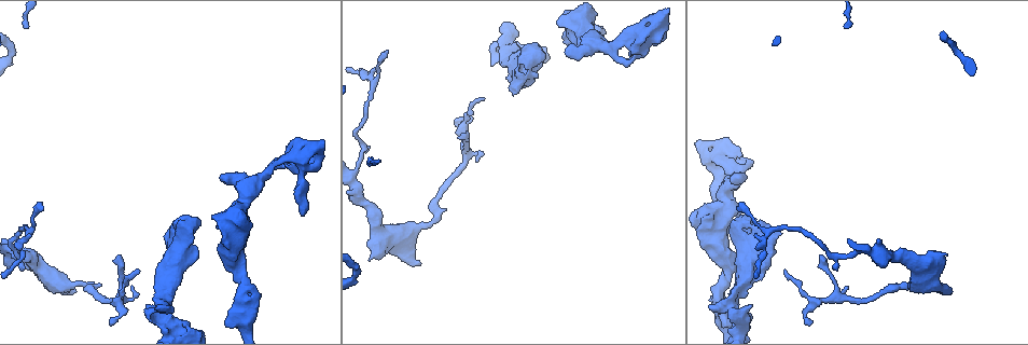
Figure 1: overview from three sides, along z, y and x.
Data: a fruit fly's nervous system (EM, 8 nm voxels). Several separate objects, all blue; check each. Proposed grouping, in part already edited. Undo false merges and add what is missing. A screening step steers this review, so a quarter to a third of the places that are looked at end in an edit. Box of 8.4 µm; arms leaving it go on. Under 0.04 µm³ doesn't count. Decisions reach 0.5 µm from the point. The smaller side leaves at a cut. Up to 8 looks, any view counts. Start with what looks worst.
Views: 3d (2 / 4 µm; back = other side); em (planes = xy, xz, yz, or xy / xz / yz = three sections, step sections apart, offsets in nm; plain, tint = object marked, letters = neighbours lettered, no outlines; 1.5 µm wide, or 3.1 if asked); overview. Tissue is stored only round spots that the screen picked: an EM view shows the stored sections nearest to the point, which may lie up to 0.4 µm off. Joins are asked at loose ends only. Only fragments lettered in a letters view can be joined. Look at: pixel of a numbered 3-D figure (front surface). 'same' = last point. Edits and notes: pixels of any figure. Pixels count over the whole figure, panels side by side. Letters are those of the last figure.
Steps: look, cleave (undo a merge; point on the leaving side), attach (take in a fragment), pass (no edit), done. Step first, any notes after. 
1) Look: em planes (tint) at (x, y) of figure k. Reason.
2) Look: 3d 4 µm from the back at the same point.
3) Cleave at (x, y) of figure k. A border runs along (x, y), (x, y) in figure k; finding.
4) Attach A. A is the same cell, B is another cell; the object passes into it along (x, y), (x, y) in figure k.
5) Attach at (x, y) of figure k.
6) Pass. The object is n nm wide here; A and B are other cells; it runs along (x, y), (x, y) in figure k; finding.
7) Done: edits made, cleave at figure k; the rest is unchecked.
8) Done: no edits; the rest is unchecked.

Look: 3d 2 µm at (148, 306) of figure 1. An open end.

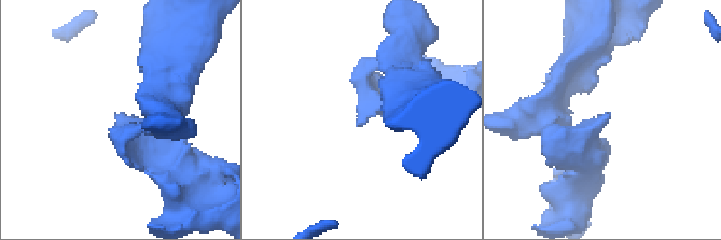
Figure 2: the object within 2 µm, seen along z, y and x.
Look: em planes (letters) at (120, 120) of figure 2. Shape alone is not enough.

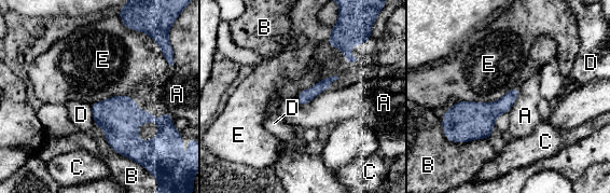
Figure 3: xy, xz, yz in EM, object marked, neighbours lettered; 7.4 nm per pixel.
Pass. A, B, C, D and E are other cells; none of them fits.

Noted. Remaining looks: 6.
Look: em planes (letters) at (303, 215) of figure 1. Free end.

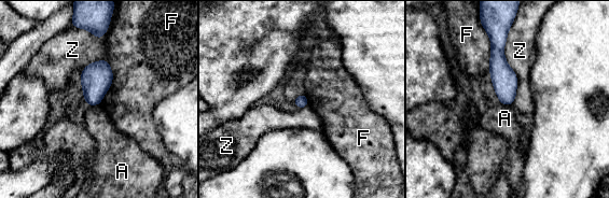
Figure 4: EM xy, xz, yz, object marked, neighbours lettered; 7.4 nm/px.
Pass. A, F and Z are other cells; a border runs along (99, 103), (87, 105) in figure 4; none of them fits.

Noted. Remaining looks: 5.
Look: em xy step 8 (letters) at (73, 291) of figure 1.

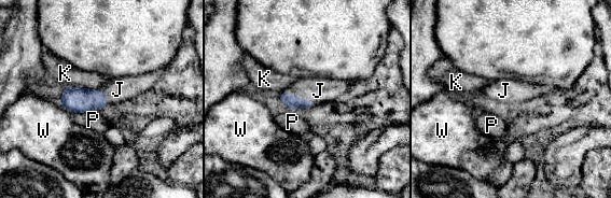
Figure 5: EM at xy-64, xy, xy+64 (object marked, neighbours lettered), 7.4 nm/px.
Attach J. J is the same cell, K, P and W are other cells; the object passes into it along (294, 102), (299, 97), (318, 90) in figure 5; the cell continues.

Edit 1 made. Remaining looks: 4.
Done: edits made, attach at figure 5; the rest is unchecked.

